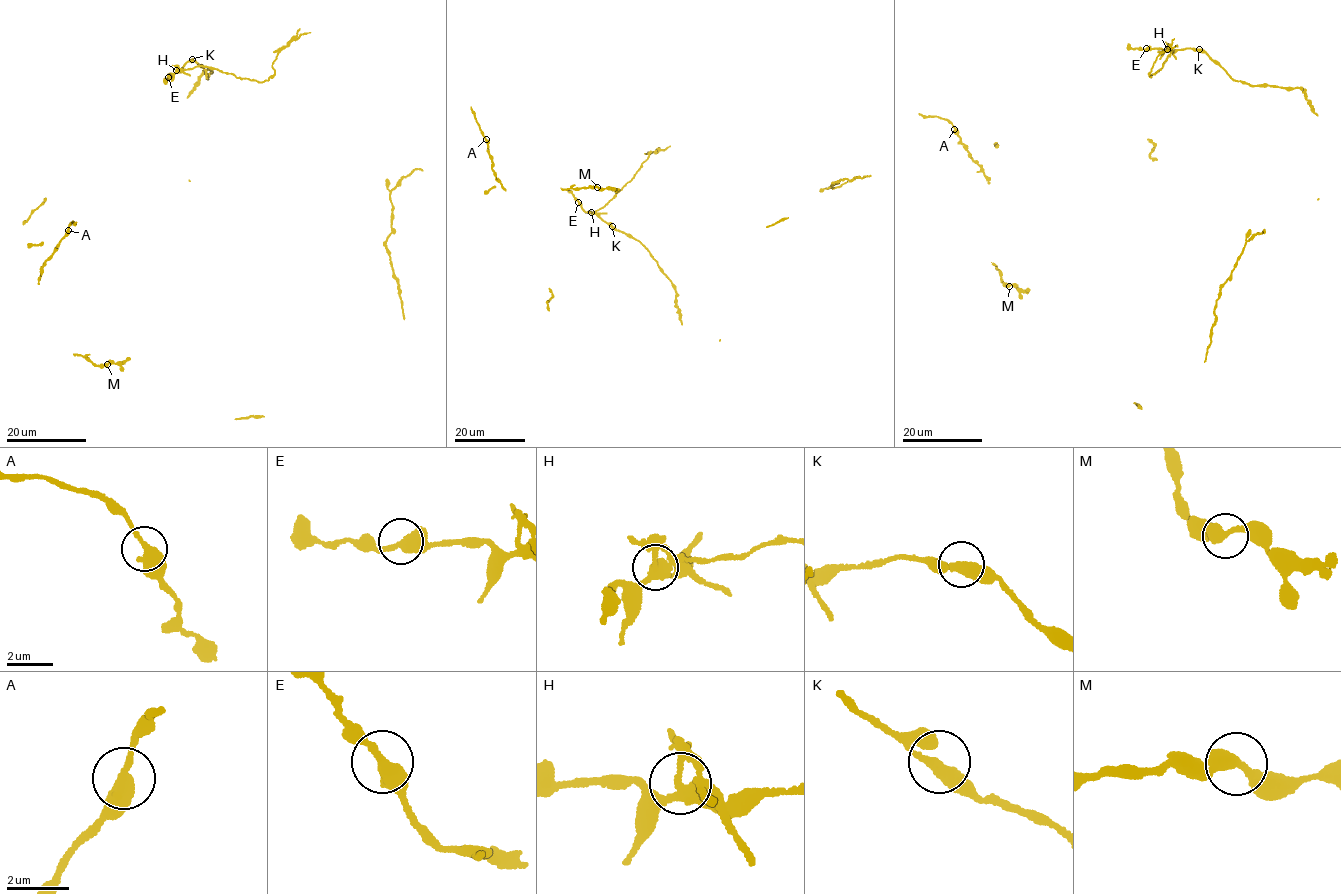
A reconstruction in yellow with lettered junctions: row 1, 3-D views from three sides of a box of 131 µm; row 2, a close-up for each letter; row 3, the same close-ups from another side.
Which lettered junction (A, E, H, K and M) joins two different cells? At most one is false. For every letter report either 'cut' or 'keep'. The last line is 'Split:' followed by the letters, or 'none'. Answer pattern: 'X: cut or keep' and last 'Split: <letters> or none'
A: keep
E: keep
H: cut
K: keep
M: keep
Split: H

